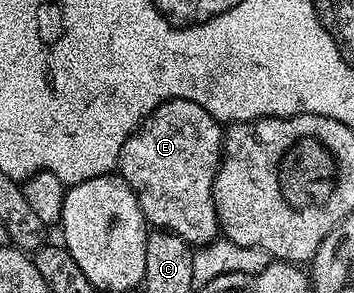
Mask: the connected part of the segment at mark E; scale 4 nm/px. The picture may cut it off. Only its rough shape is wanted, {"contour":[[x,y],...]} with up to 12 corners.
{"contour":[[171,98],[122,144],[149,227],[193,248],[221,228],[222,123]]}

